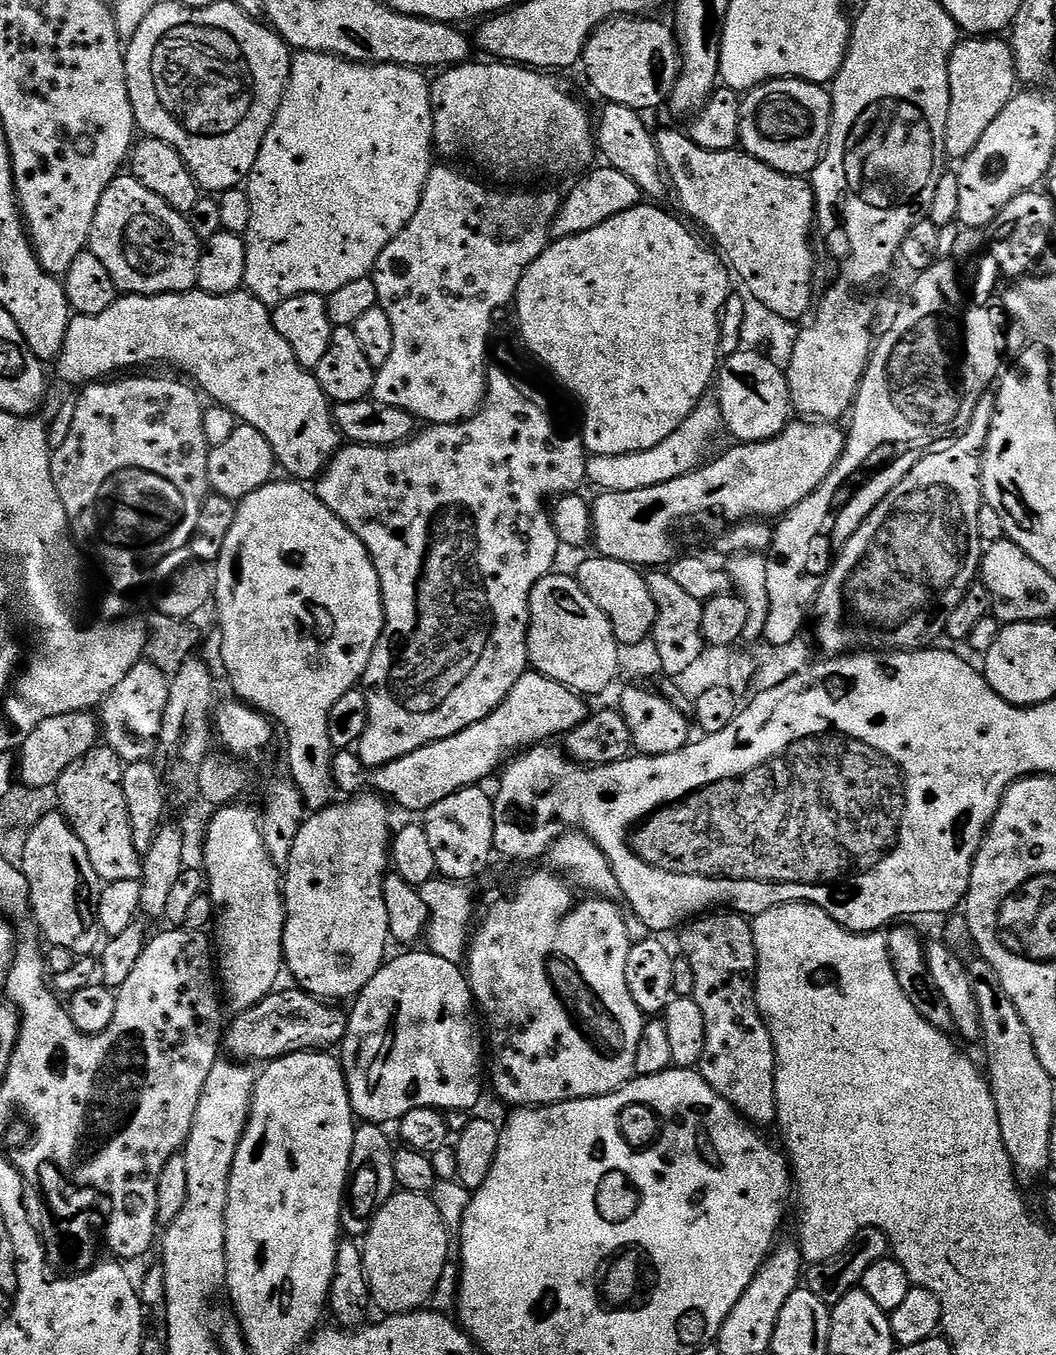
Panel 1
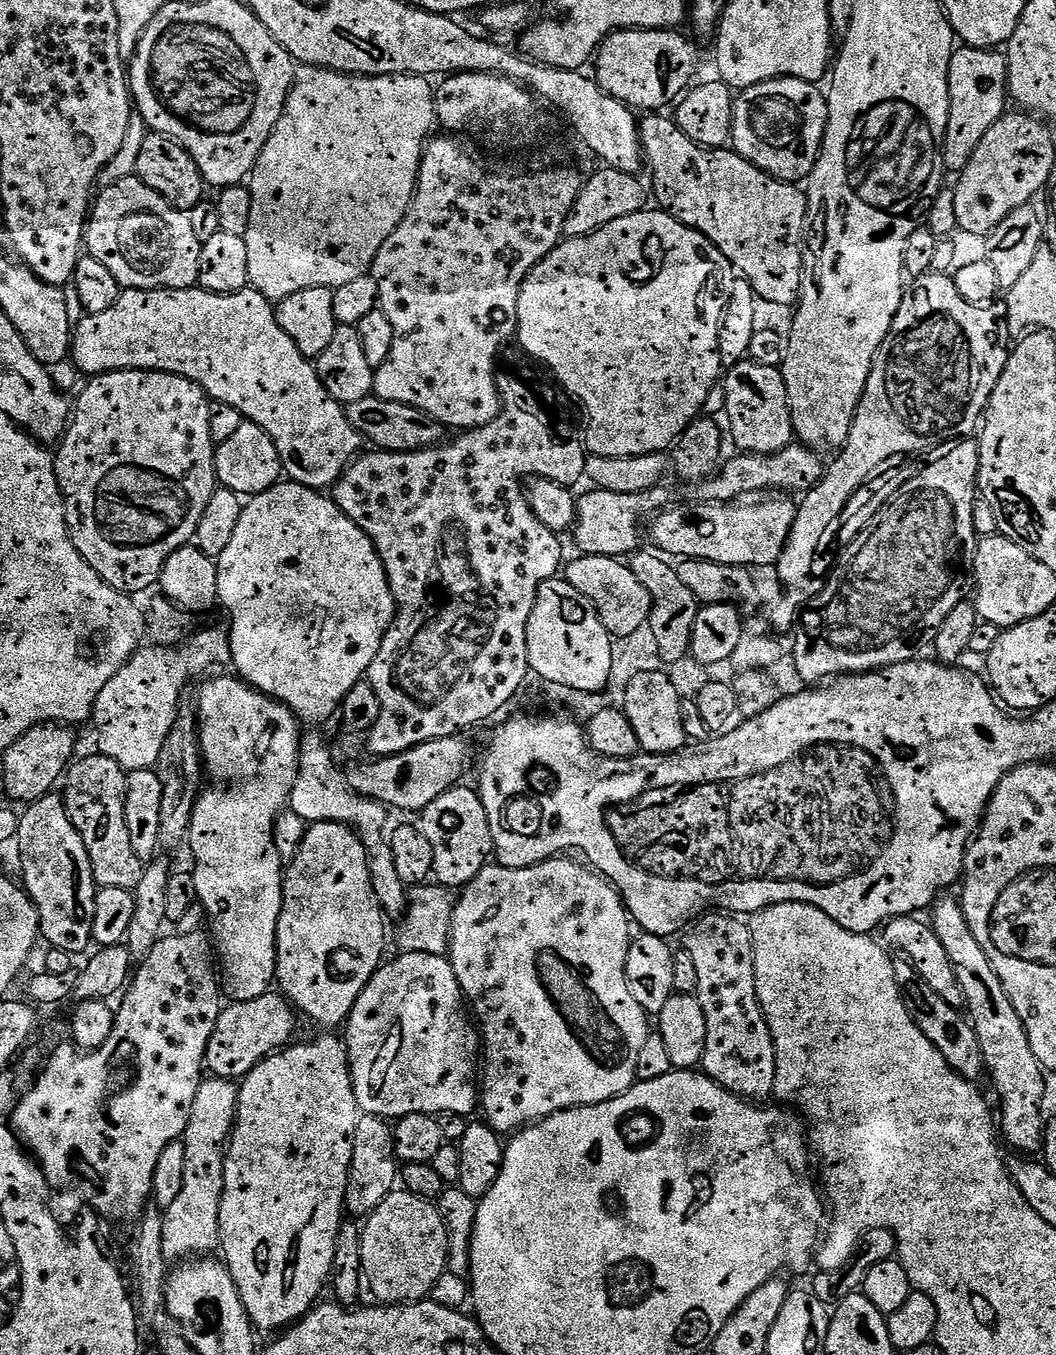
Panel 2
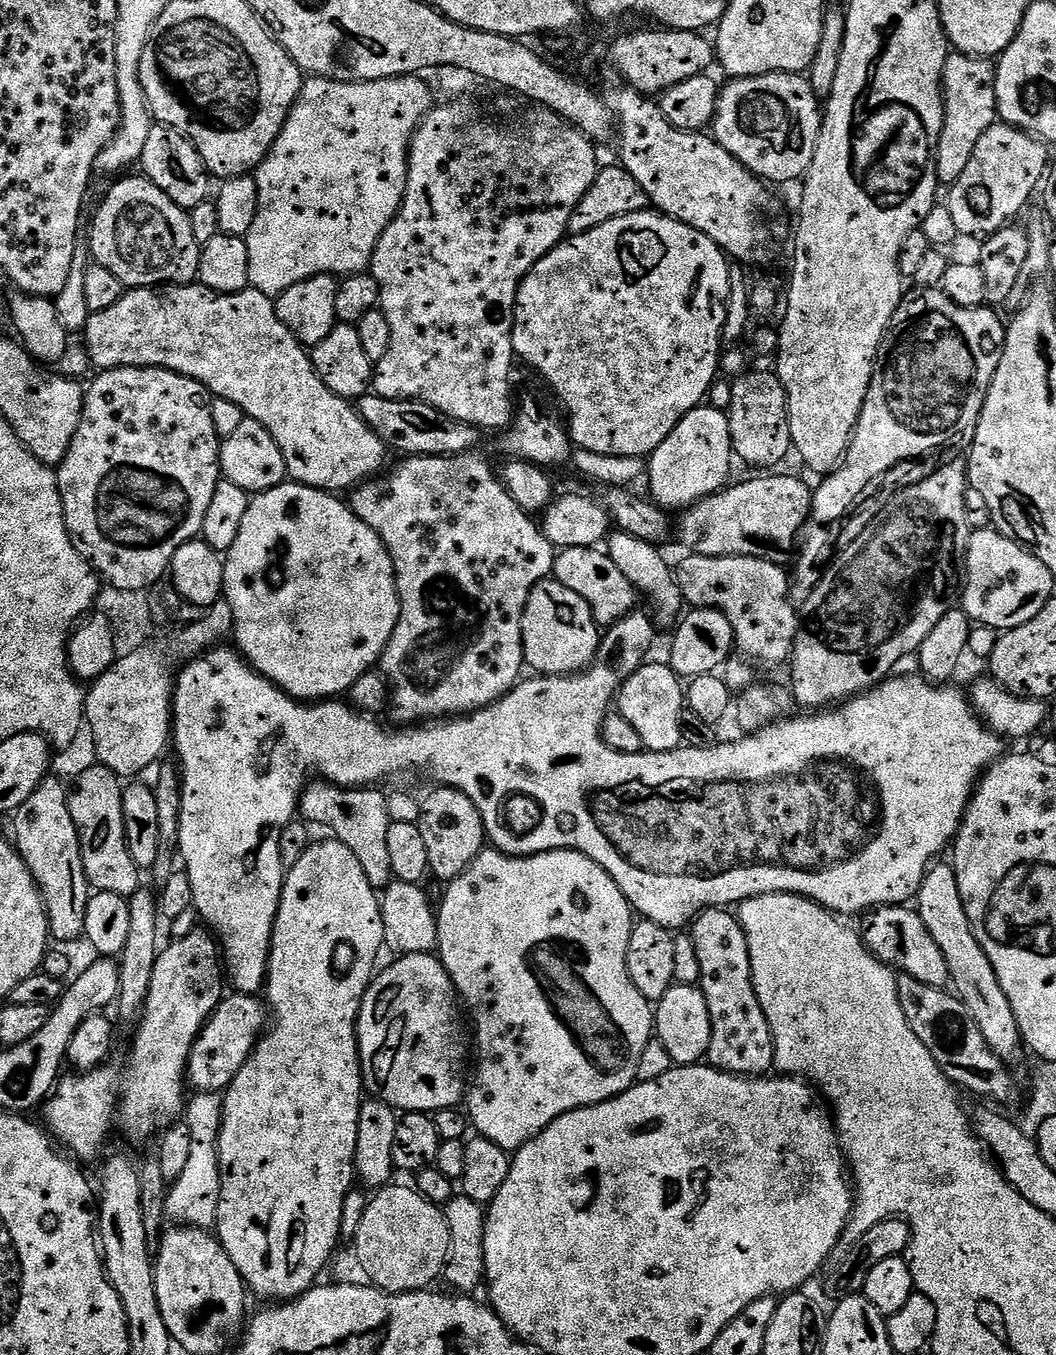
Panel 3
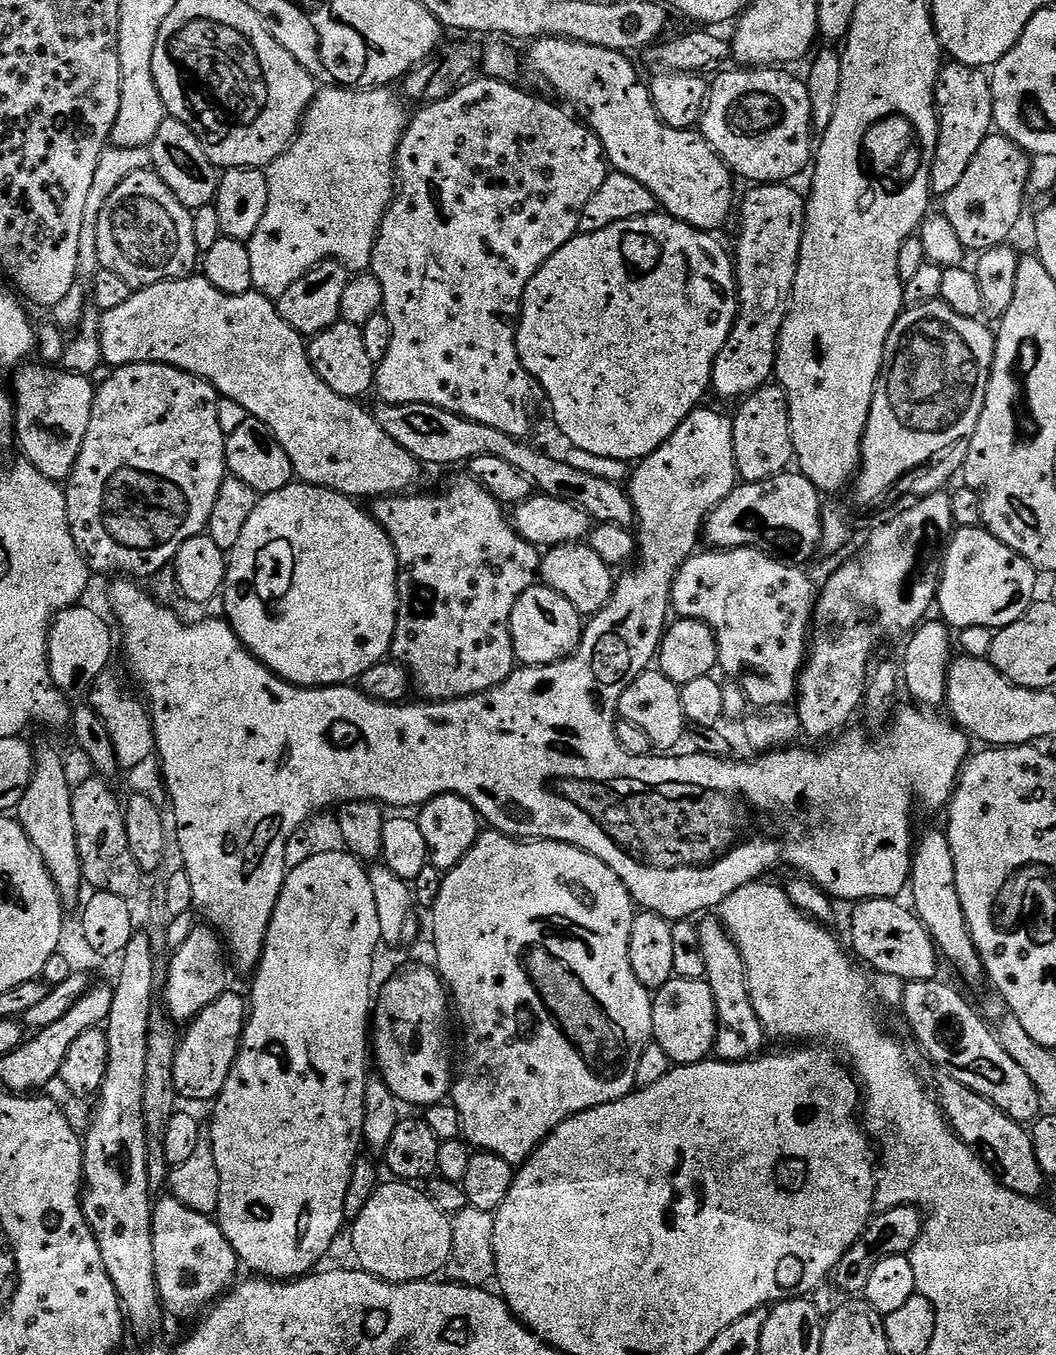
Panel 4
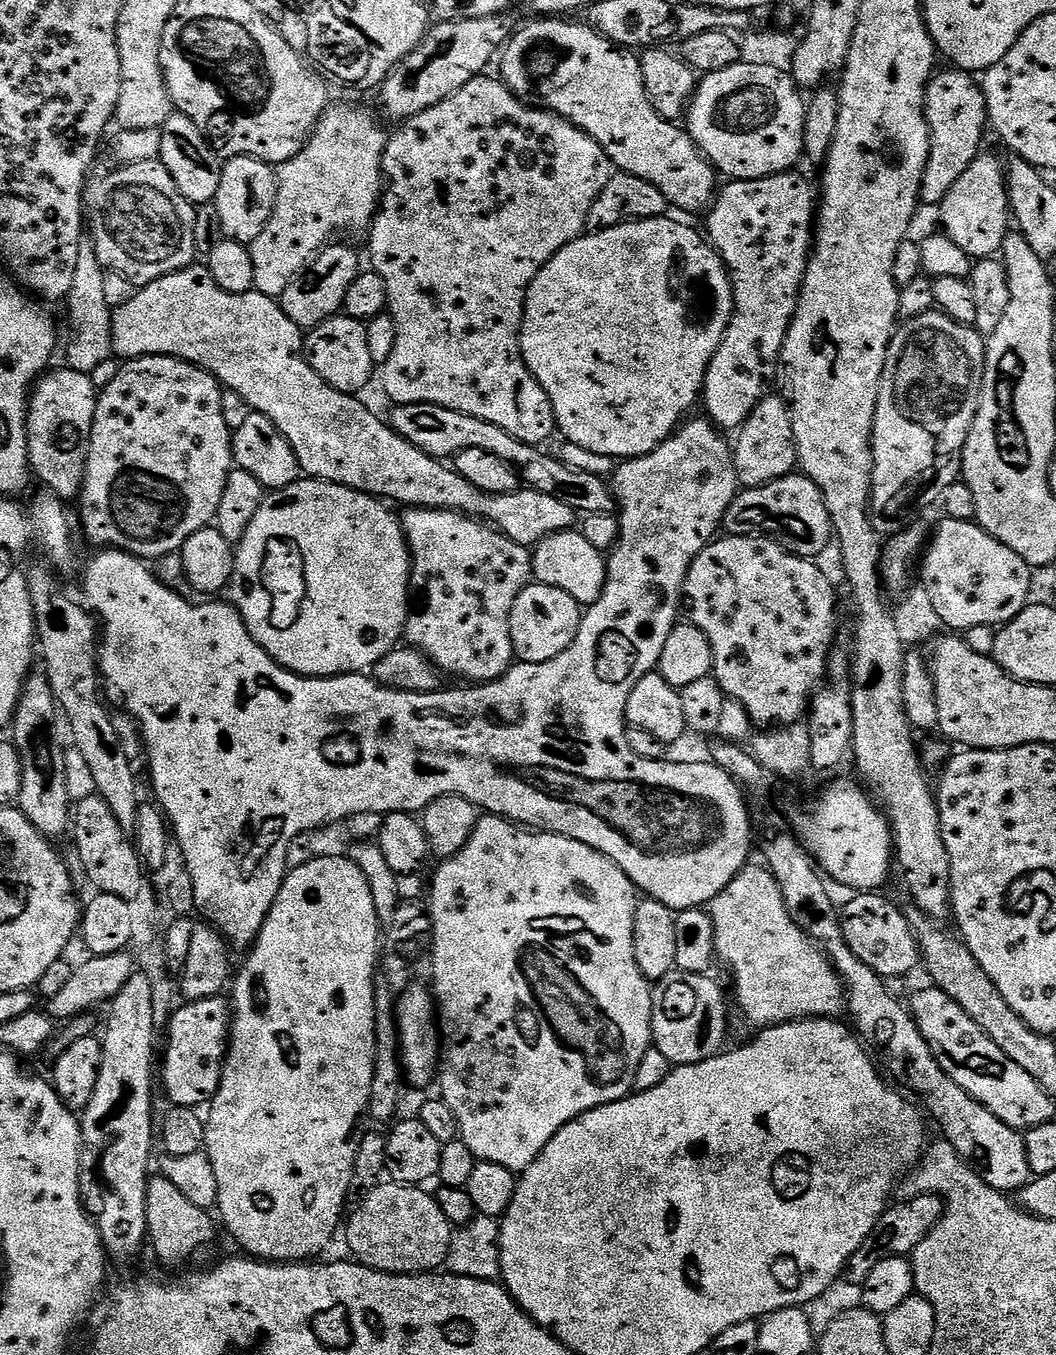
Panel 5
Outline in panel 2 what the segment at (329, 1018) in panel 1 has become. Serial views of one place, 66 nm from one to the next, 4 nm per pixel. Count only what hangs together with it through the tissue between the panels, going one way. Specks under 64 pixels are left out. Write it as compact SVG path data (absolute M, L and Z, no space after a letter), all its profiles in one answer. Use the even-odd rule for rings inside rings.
M276 990L262 994L262 998L250 998L250 1002L232 1002L229 1005L218 1018L214 1038L208 1047L206 1068L213 1077L240 1082L265 1058L293 1043L292 1031L296 1028L297 1013L288 997Z

